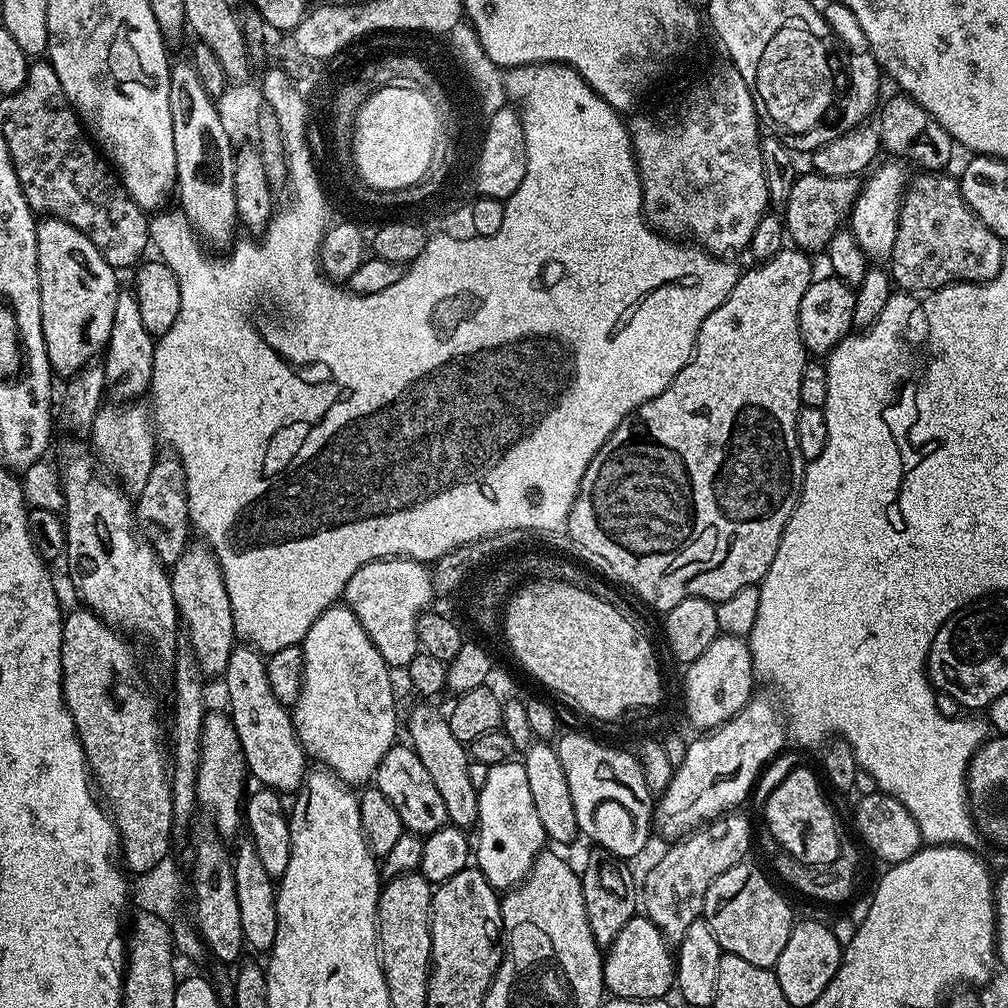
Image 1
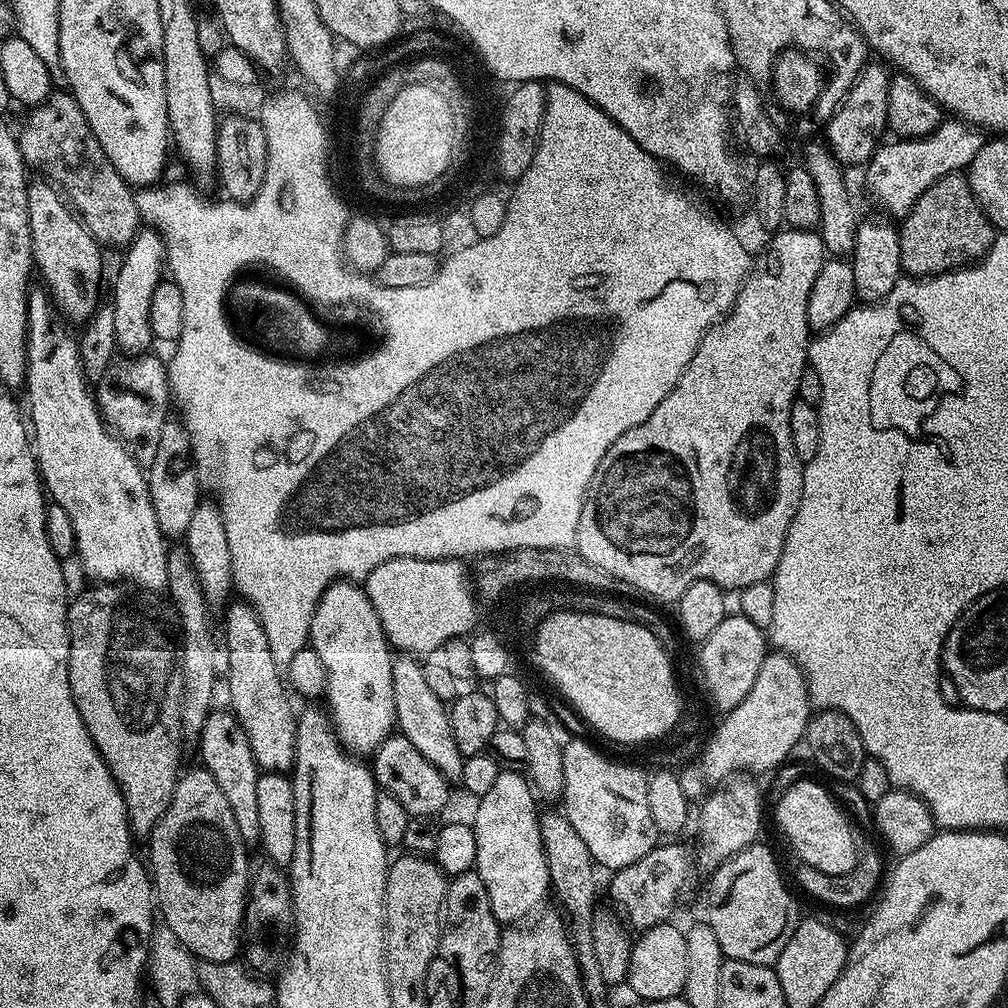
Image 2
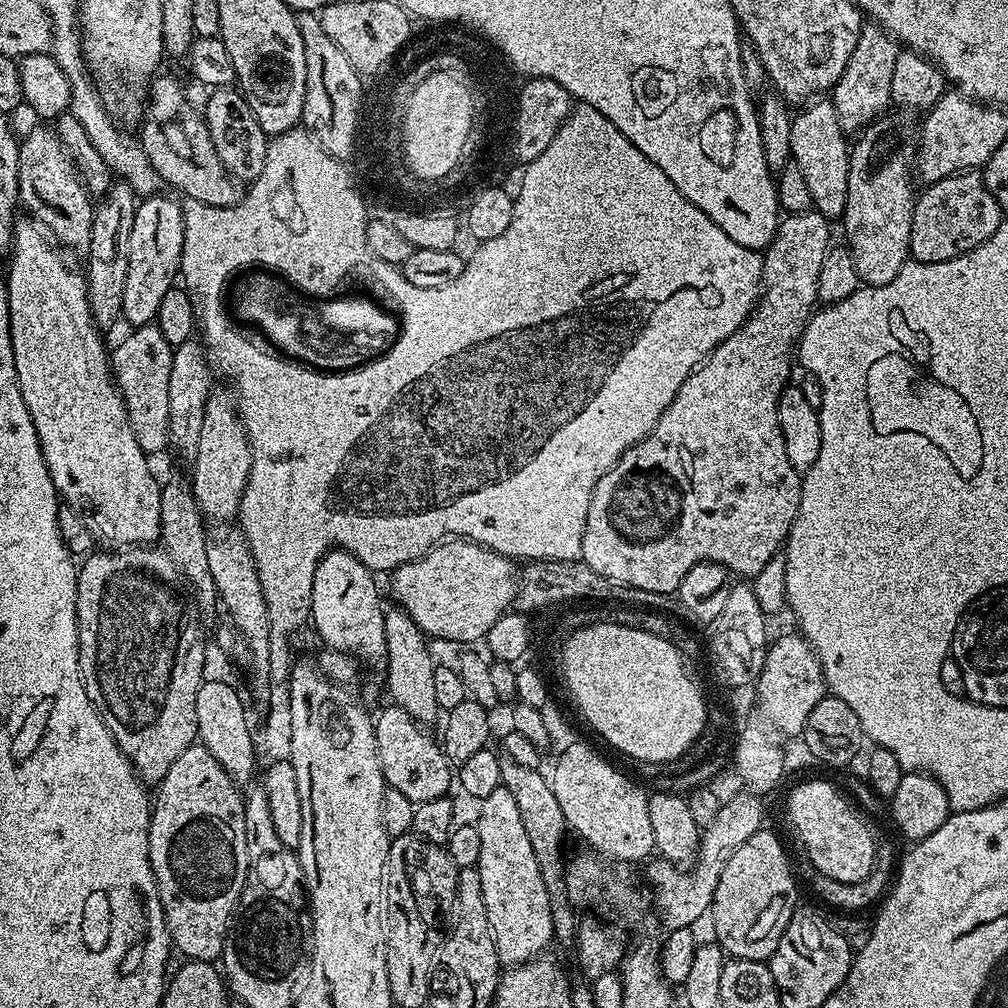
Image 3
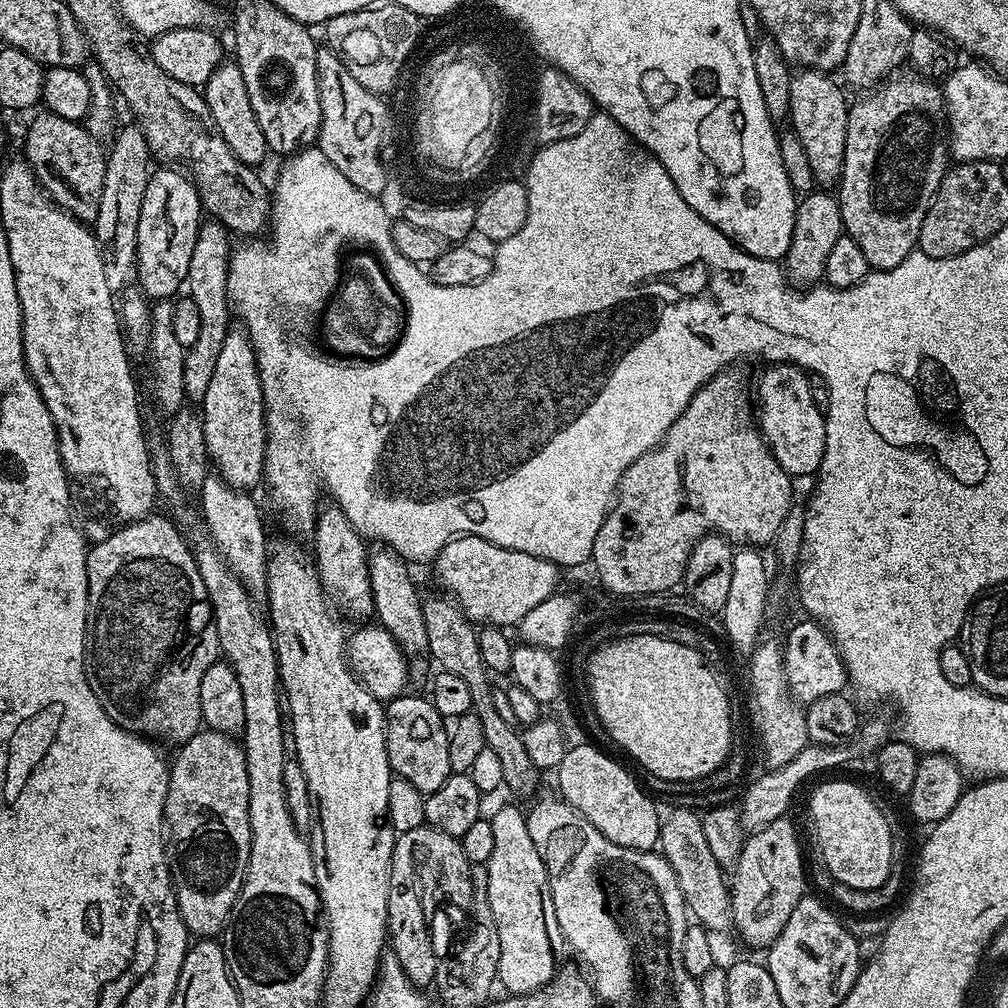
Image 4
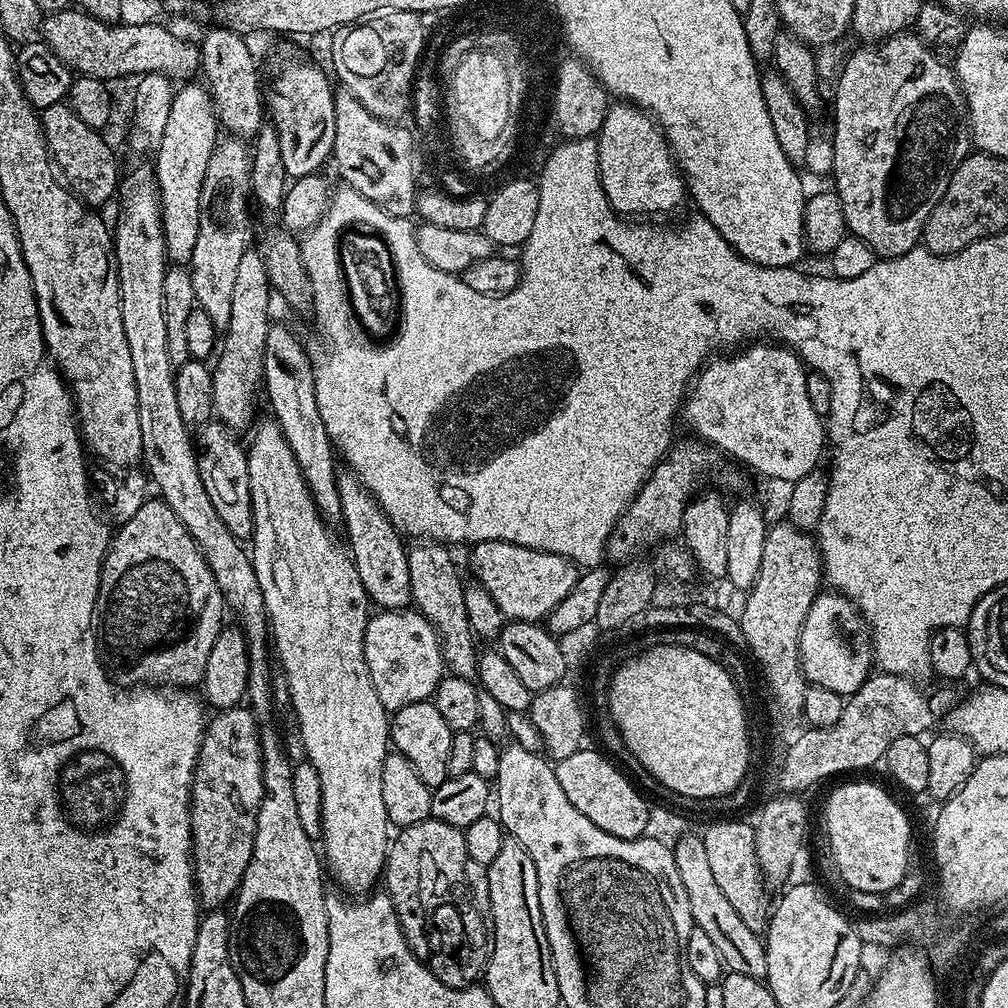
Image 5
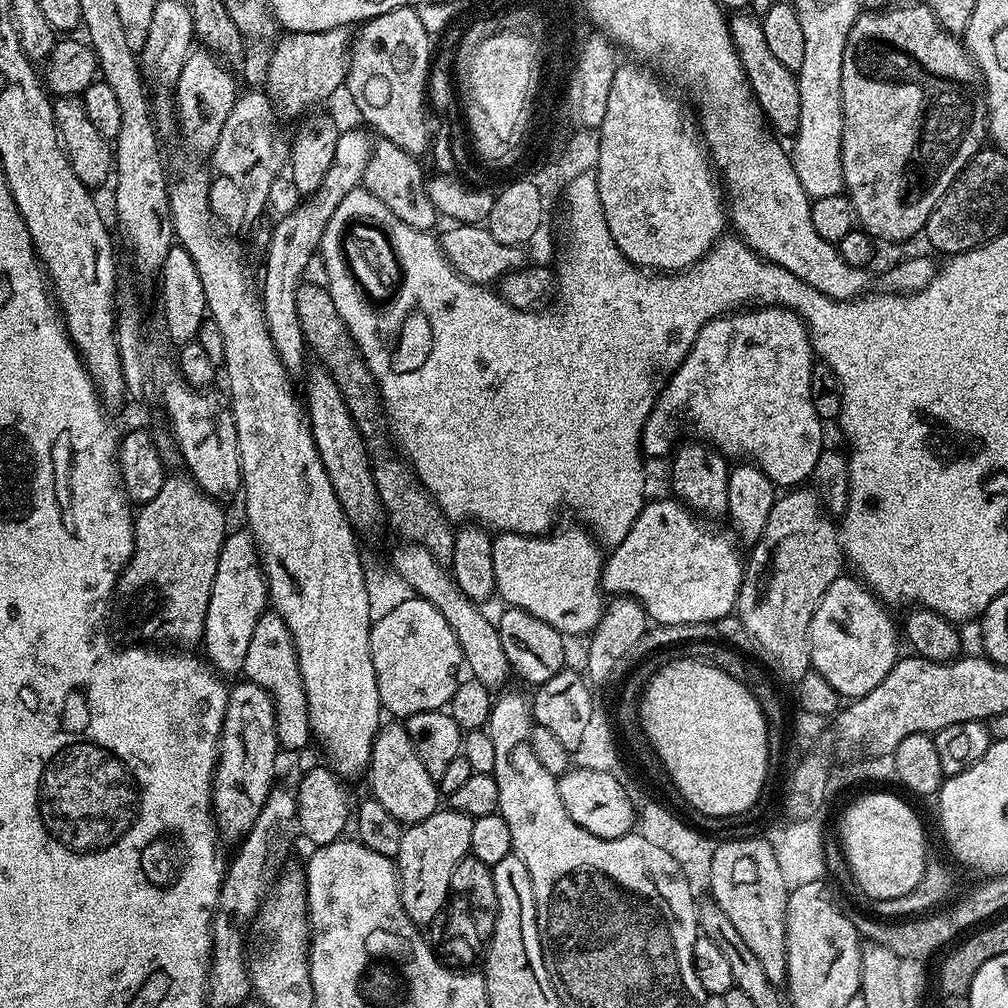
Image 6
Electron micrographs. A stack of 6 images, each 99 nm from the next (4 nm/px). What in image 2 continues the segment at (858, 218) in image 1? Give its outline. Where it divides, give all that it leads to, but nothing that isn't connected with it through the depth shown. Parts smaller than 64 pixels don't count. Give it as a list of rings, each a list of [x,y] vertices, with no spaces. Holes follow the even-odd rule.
[[[948,118],[928,136],[917,140],[900,138],[895,141],[897,144],[881,143],[863,169],[863,172],[865,171],[864,180],[868,183],[868,192],[876,199],[876,204],[882,211],[889,212],[890,215],[897,216],[897,218],[906,217],[910,214],[914,202],[918,202],[918,198],[922,198],[922,194],[926,194],[926,190],[930,190],[930,186],[934,186],[934,182],[938,182],[938,178],[951,172],[963,173],[968,164],[974,162],[974,154],[978,154],[978,150],[982,150],[985,139],[985,133],[981,129],[966,124],[963,120]]]

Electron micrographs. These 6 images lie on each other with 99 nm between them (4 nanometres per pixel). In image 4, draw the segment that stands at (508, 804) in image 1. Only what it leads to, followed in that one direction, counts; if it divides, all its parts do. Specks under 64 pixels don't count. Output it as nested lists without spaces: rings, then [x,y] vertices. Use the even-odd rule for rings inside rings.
[[[500,808],[491,813],[490,819],[494,851],[486,867],[490,910],[494,914],[500,943],[496,974],[499,987],[504,987],[505,993],[525,996],[552,983],[558,967],[556,947],[561,947],[562,937],[558,918],[554,918],[544,856],[538,854],[538,846],[534,846],[534,838],[530,838],[525,813],[516,808]]]

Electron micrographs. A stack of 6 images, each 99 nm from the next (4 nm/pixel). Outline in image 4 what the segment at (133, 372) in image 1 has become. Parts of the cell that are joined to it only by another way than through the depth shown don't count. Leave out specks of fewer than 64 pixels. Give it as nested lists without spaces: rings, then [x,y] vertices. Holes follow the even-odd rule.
[[[160,166],[157,169],[157,172],[155,169],[148,177],[145,196],[142,198],[142,214],[138,214],[138,246],[134,271],[138,280],[140,276],[140,291],[152,302],[175,297],[175,292],[185,287],[190,270],[190,258],[194,255],[194,246],[202,223],[200,195],[191,179],[176,166]]]

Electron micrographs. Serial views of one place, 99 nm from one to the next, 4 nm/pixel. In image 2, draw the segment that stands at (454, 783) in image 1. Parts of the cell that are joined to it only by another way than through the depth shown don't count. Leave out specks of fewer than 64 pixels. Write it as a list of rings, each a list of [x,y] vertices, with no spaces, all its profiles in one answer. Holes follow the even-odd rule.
[[[400,654],[392,661],[392,681],[394,682],[394,710],[396,711],[395,727],[399,735],[410,738],[411,744],[434,766],[444,779],[458,782],[462,778],[464,757],[458,750],[458,742],[454,742],[454,734],[450,730],[448,708],[445,701],[432,693],[427,685],[424,664],[415,655]]]

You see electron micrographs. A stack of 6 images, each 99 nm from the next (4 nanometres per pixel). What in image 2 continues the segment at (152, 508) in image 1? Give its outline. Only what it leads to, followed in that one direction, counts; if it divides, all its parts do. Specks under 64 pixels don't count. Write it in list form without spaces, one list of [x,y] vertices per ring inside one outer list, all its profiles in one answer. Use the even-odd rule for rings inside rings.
[[[179,419],[164,421],[162,435],[158,437],[158,454],[154,454],[154,462],[147,465],[146,475],[158,526],[165,537],[183,537],[190,526],[190,518],[194,518],[196,505],[201,503],[202,481],[192,458],[192,439]]]

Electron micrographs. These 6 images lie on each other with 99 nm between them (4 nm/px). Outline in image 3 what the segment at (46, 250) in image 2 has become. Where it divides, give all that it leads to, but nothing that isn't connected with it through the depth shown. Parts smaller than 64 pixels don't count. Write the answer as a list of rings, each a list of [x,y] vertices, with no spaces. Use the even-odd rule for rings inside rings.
[[[48,126],[40,127],[44,128],[30,129],[19,141],[18,186],[20,187],[20,204],[23,207],[28,207],[33,212],[29,213],[65,249],[87,249],[92,229],[93,197],[81,180],[71,154],[64,149],[64,143],[57,138],[55,131]]]

